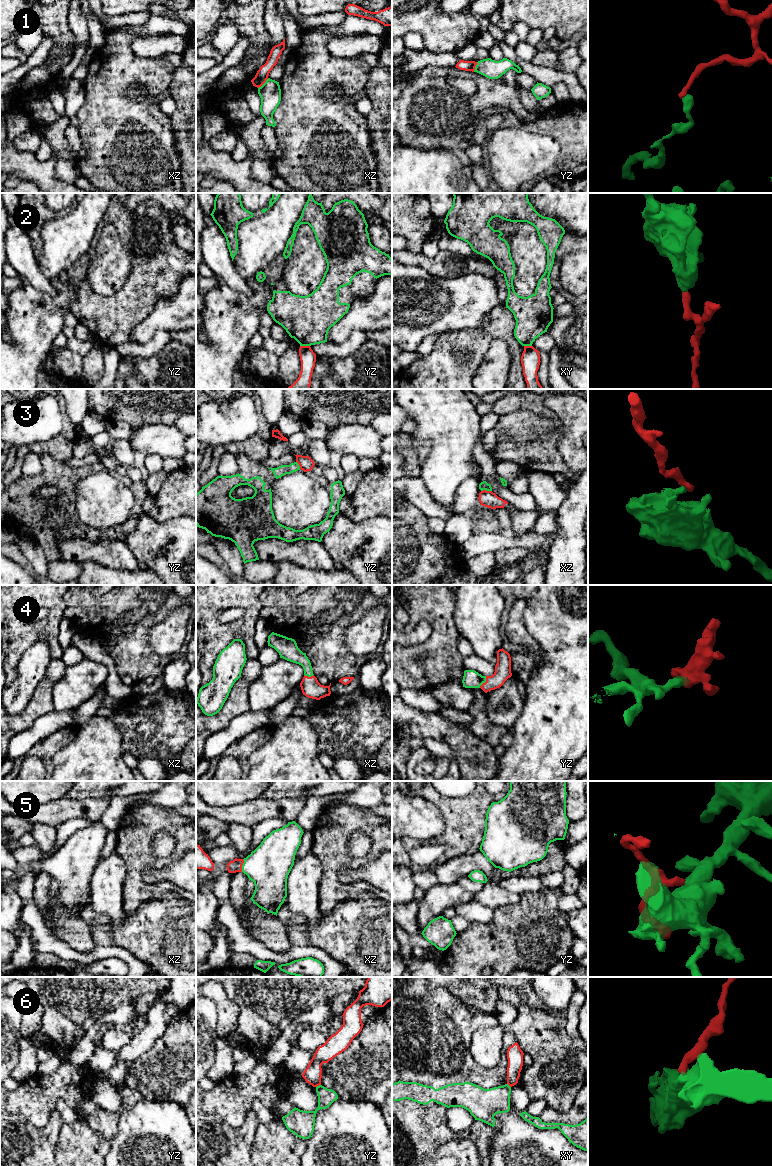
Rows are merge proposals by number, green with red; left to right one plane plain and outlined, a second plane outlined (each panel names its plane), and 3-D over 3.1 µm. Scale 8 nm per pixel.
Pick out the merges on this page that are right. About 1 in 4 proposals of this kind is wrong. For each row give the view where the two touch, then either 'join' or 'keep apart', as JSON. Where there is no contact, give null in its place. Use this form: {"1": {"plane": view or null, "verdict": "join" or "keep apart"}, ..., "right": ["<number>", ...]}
{"1": {"plane": "xz", "verdict": "keep apart"}, "2": {"plane": "yz", "verdict": "keep apart"}, "3": {"plane": "xz", "verdict": "keep apart"}, "4": {"plane": "yz", "verdict": "join"}, "5": {"plane": "xz", "verdict": "join"}, "6": {"plane": "yz", "verdict": "keep apart"}, "right": ["4", "5"]}

